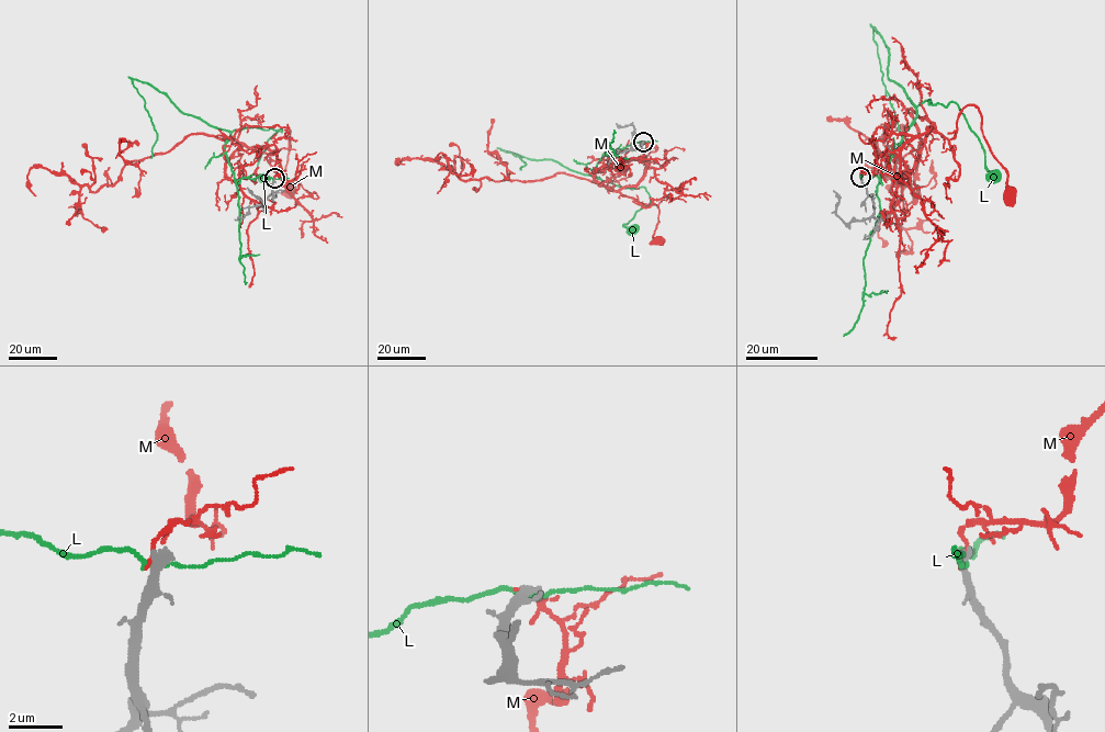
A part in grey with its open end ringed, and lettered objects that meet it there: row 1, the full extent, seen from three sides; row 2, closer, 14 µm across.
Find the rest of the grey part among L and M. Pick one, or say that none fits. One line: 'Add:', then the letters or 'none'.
Add: none

